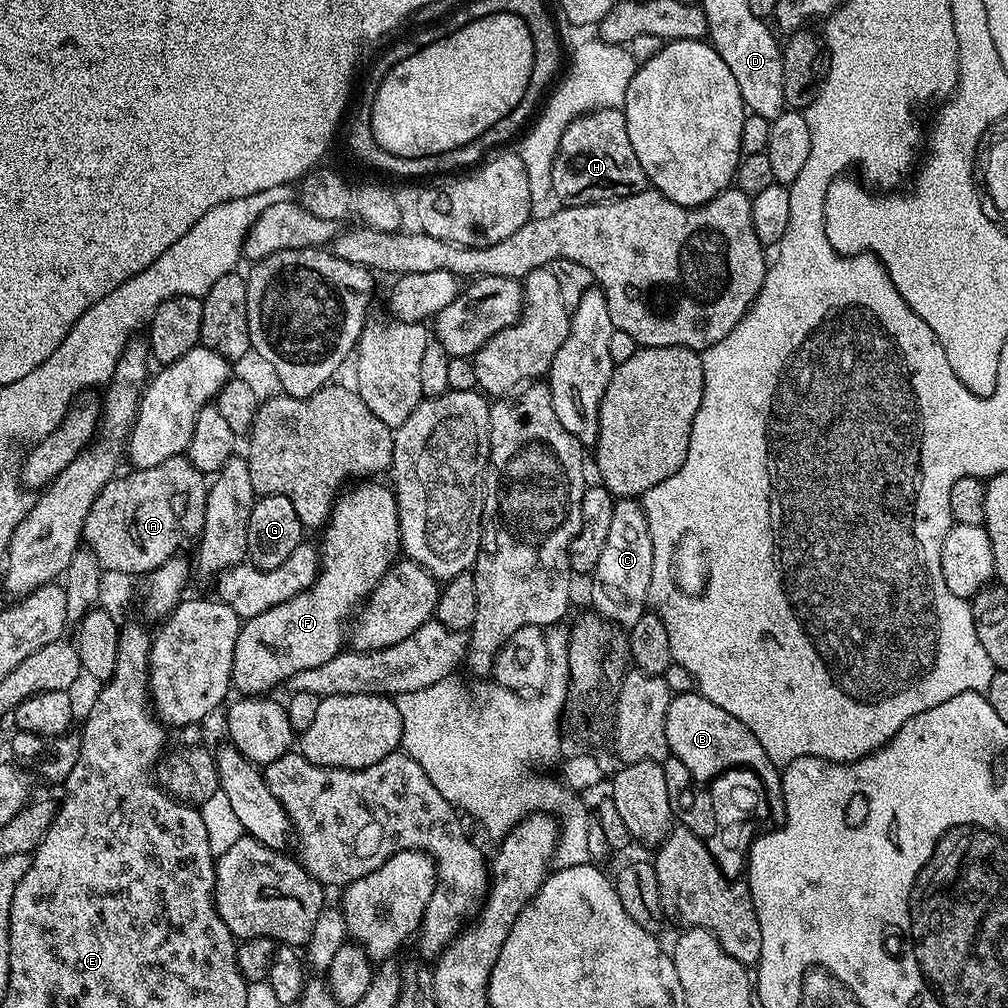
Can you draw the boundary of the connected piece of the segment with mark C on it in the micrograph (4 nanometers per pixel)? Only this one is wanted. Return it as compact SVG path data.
M621 497L614 502L614 515L610 520L609 533L606 534L605 547L595 570L590 574L591 608L604 620L625 629L632 628L648 606L650 578L653 576L653 542L650 539L649 523L646 522L643 505L634 498Z

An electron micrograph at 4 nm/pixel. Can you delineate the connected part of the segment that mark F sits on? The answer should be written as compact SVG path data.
M360 482L352 486L357 488L349 487L333 504L328 522L322 529L324 537L321 538L320 544L318 543L320 571L316 573L315 582L306 590L294 594L286 602L270 606L270 610L262 610L262 614L241 623L238 642L234 642L232 666L232 688L240 691L237 693L241 697L263 697L271 693L268 692L271 688L276 688L279 684L281 687L294 674L310 670L313 666L322 666L322 662L330 662L330 658L337 656L345 647L346 625L350 617L357 611L358 606L363 605L368 599L368 595L376 589L380 579L386 575L402 552L400 515L395 491L387 483L372 483L376 482Z

